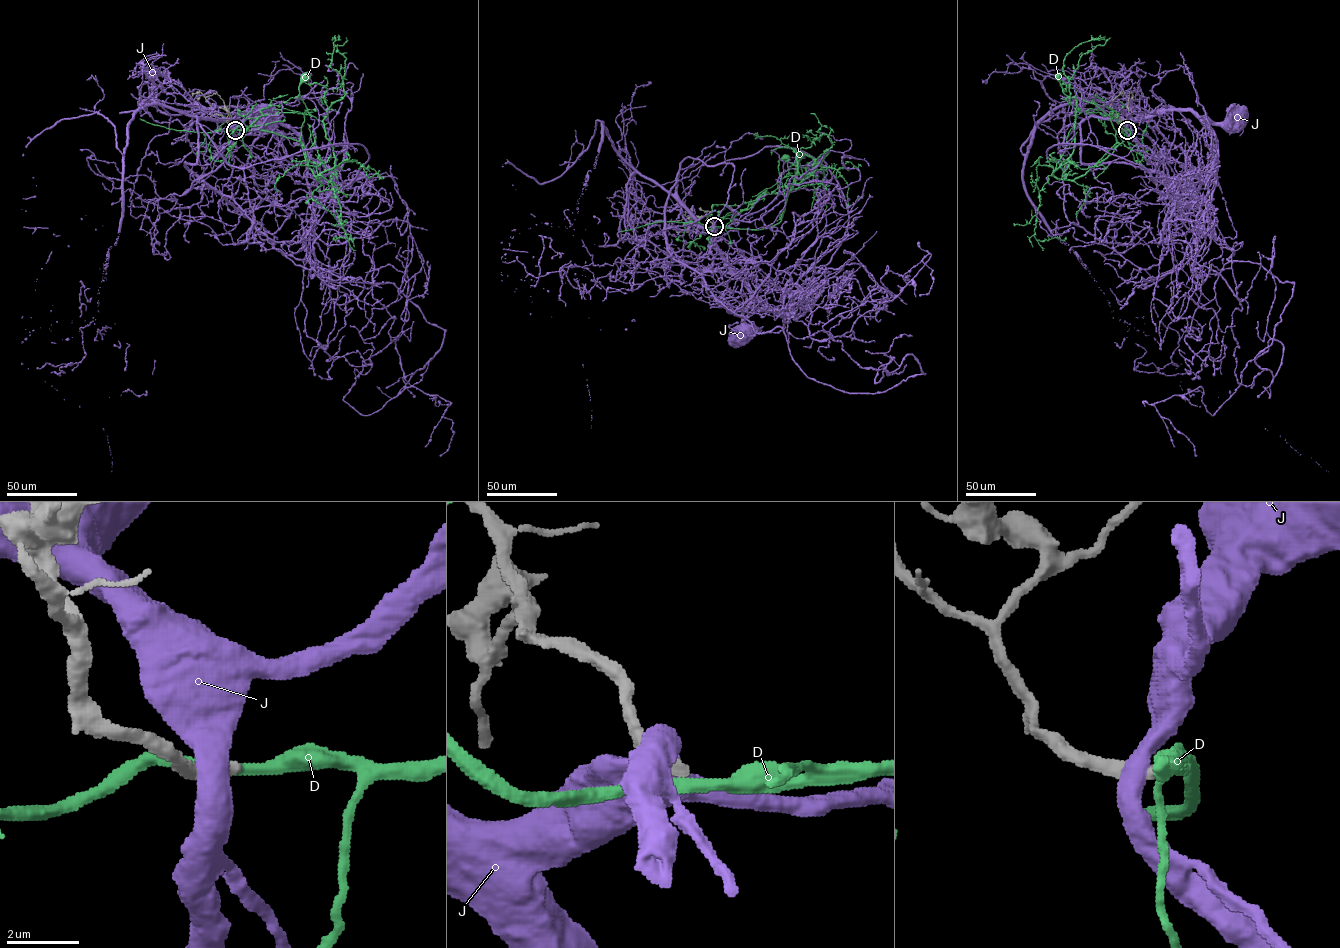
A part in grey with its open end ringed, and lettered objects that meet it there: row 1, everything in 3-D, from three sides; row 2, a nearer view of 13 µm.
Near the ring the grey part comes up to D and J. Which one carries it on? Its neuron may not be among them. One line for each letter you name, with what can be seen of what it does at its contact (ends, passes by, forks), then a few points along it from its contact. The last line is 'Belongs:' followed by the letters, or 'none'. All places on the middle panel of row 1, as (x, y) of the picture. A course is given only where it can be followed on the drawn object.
Belongs: none

